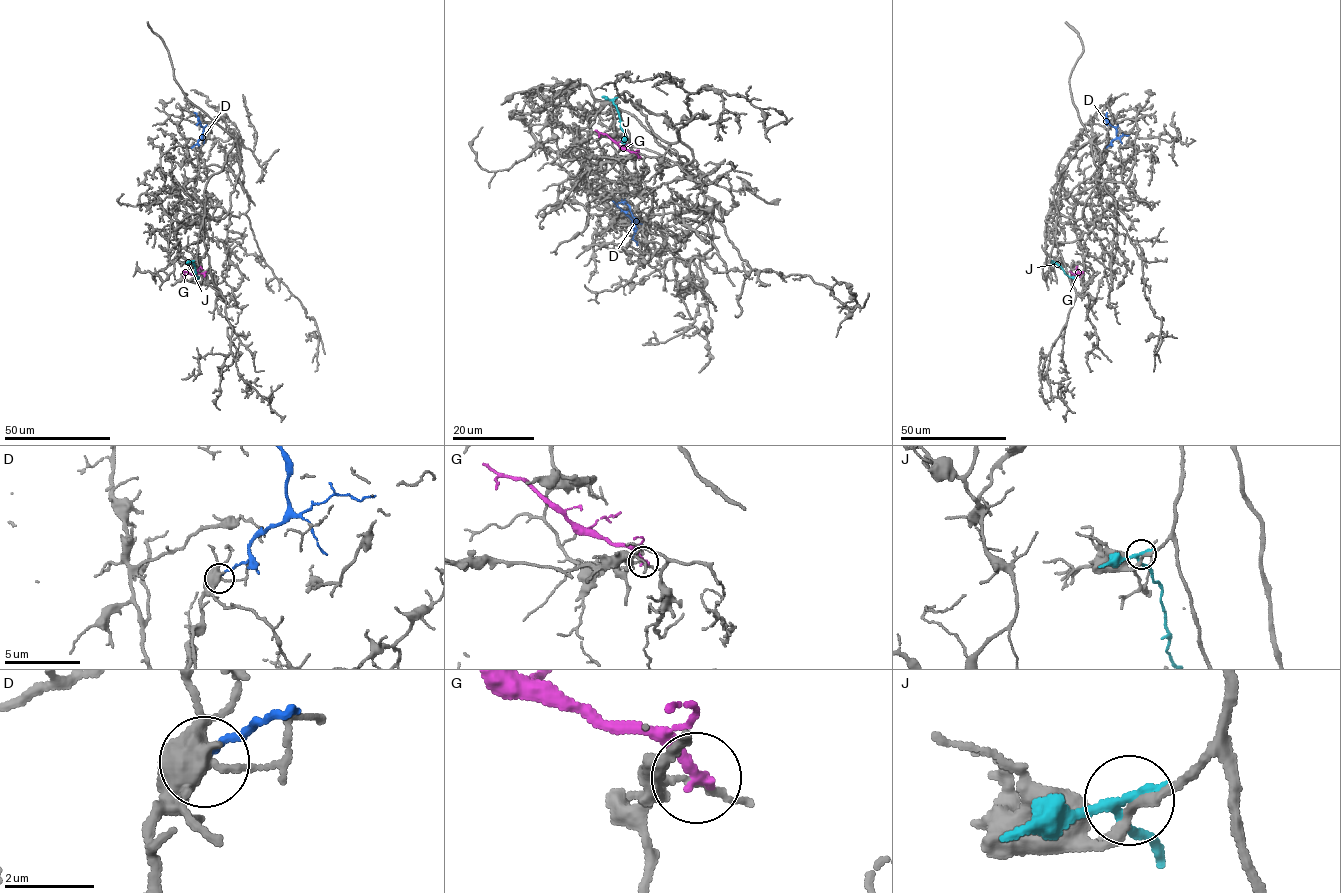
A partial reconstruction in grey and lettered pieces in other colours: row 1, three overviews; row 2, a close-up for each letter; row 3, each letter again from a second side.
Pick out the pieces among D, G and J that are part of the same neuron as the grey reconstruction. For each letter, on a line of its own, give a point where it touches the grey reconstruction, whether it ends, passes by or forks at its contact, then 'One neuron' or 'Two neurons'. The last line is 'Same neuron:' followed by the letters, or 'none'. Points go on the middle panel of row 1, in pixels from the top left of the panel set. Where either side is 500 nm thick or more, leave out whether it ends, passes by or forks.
D: Touches grey at (614, 203). It ends there. Two neurons
G: Touches grey at (639, 156). It ends there. Two neurons
J: Touches grey at (613, 100). It passes by. Two neurons
Same neuron: none

